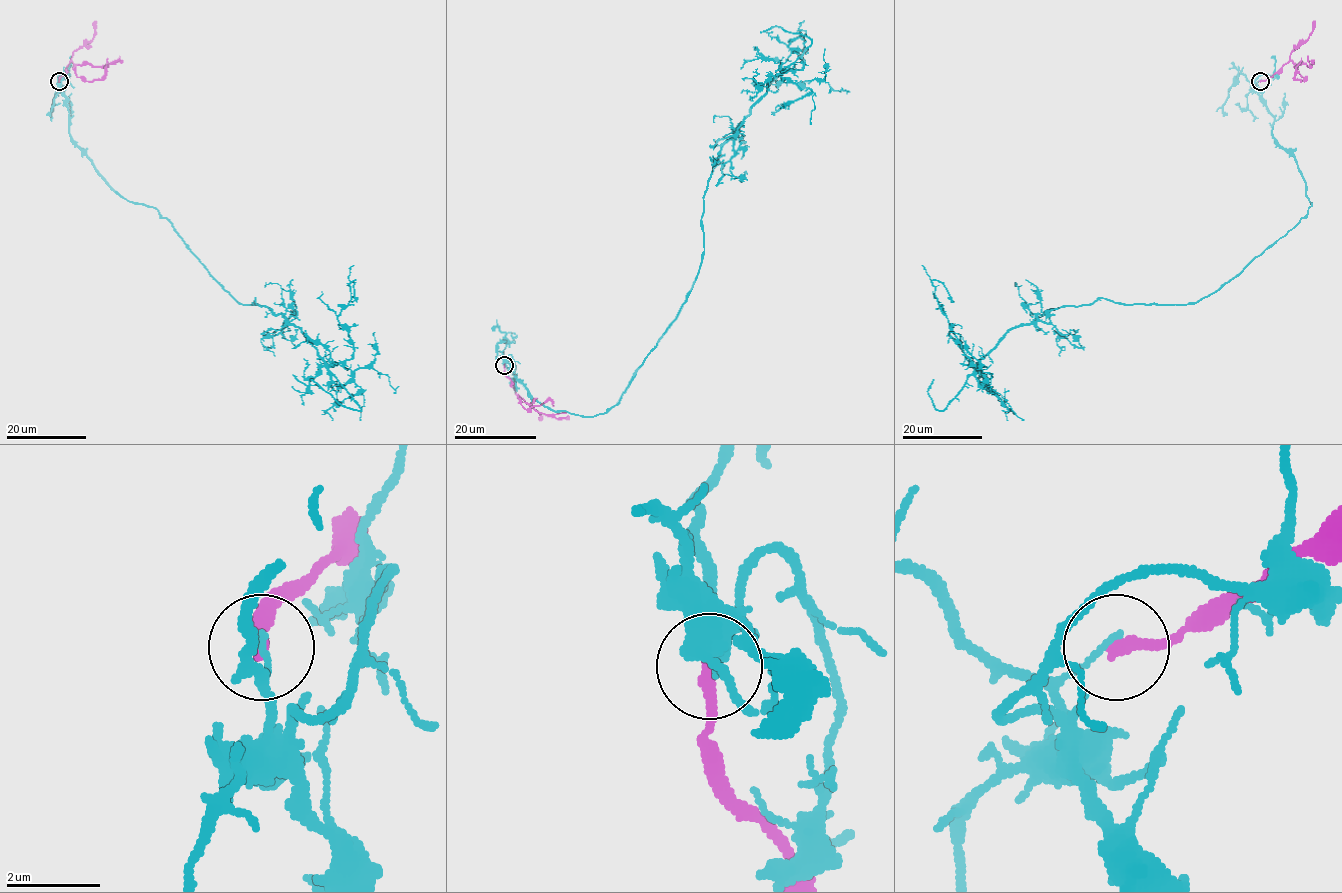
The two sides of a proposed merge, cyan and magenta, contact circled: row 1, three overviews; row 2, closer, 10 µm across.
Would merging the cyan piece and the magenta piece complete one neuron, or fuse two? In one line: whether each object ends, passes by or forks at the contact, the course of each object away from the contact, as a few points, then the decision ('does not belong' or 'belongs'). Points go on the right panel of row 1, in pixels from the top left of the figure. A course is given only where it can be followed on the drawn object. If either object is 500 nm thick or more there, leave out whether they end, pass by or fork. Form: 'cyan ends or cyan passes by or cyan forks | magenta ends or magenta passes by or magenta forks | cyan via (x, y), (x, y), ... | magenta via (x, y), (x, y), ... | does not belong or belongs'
cyan ends | magenta ends | cyan via (1260, 80), (1311, 203), (1217, 290), (1047, 310), (975, 364), (932, 280), (954, 302) | magenta via (1260, 81), (1269, 79), (1290, 61), (1304, 78), (1301, 81), (1295, 78), (1295, 67), (1301, 58) | does not belong

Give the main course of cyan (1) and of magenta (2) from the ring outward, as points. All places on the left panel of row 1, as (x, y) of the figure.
1: (59, 80), (97, 173), (238, 302), (329, 364), (353, 355), (338, 317), (356, 280), (349, 302)
2: (59, 81), (71, 61), (74, 73), (85, 81), (101, 78), (107, 58)

